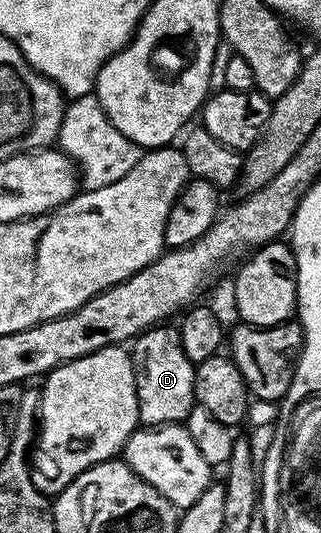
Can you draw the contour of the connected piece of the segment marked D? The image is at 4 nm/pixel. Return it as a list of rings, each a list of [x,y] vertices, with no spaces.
[[[158,324],[146,330],[131,346],[137,385],[137,421],[145,428],[184,423],[195,405],[193,400],[195,364],[183,352],[180,329],[176,325],[169,325],[173,324]]]

